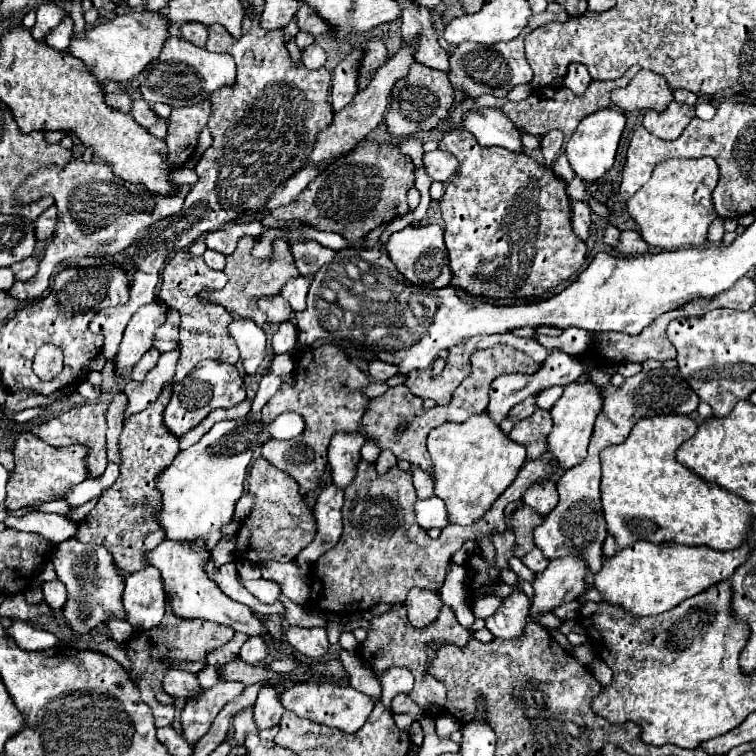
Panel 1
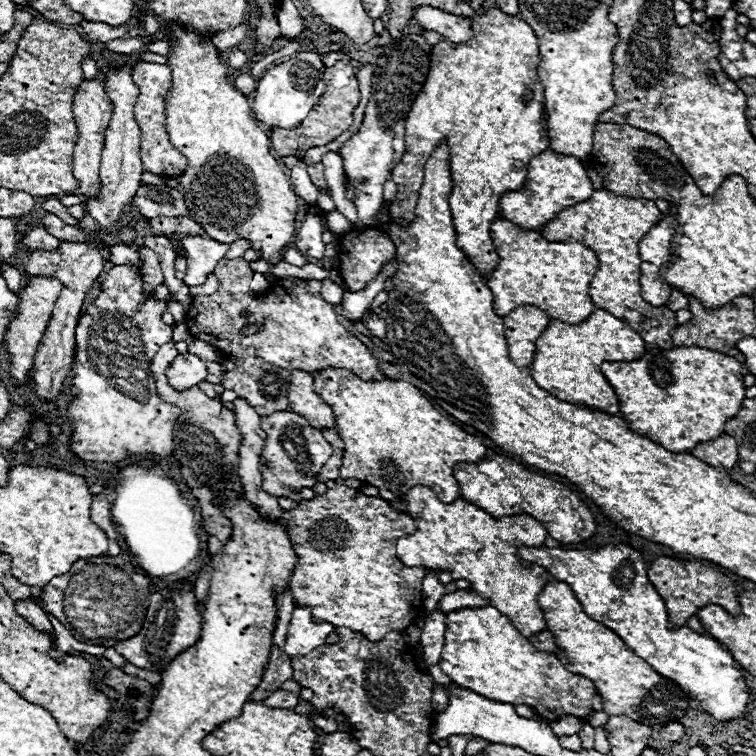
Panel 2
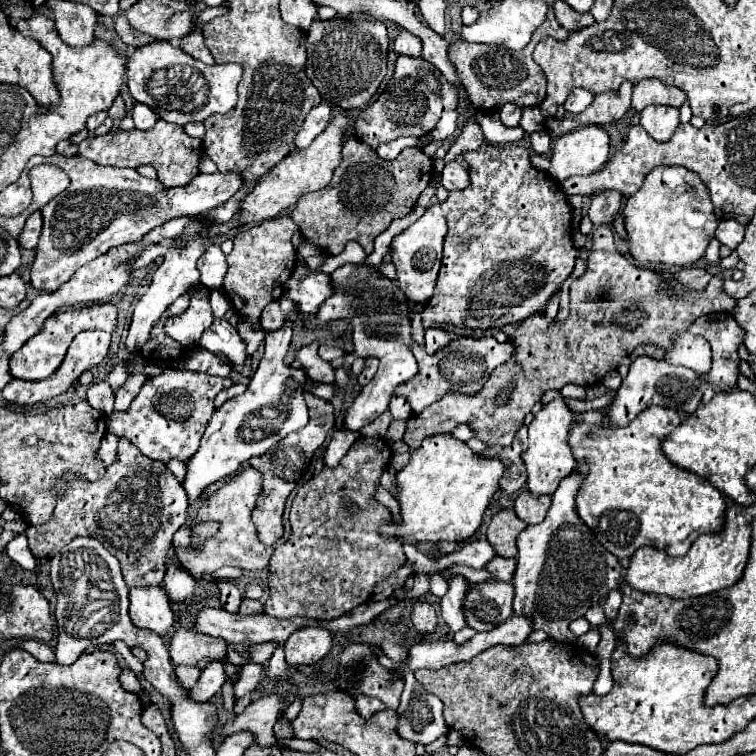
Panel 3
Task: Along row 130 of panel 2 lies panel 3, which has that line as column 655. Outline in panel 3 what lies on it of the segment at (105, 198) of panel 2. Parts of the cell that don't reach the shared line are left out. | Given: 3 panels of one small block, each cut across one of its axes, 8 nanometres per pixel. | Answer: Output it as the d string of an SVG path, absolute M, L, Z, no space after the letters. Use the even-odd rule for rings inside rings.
M646 106L640 112L640 124L656 140L666 142L674 134L678 122L678 108L672 106Z

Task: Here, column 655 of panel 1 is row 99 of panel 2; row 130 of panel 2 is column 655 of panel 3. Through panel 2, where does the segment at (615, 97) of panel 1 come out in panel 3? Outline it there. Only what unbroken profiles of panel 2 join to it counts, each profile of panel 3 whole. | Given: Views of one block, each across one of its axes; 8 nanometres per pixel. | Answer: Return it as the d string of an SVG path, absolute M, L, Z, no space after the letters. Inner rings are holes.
M646 78L634 84L632 92L632 108L636 112L642 112L650 104L664 104L664 106L674 106L680 108L686 102L686 94L676 88L660 82L658 78Z

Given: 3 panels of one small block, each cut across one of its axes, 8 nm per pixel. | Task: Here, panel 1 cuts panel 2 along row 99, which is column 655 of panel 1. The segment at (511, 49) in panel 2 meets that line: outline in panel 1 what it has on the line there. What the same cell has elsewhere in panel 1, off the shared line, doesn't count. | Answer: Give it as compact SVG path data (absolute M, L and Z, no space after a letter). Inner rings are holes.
M652 416L642 418L630 432L628 440L602 452L602 508L608 524L608 532L616 538L618 548L626 548L638 540L650 540L654 544L688 544L710 546L714 550L734 550L748 542L752 510L746 500L732 494L718 484L702 480L676 460L676 450L698 432L698 424L690 416Z

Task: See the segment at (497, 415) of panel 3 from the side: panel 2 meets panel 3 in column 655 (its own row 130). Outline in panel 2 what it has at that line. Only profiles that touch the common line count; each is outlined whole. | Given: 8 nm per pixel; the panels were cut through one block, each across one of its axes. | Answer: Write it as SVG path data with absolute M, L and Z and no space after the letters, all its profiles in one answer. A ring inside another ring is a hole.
M340 60L340 62L336 62L336 66L332 66L328 70L326 92L322 94L320 102L312 108L308 118L304 118L304 122L300 126L294 126L288 130L278 128L278 126L274 126L270 130L270 140L272 140L274 152L278 156L302 156L304 150L308 150L312 146L326 146L354 122L354 110L356 110L358 102L360 102L360 90L358 90L356 70L350 62Z

